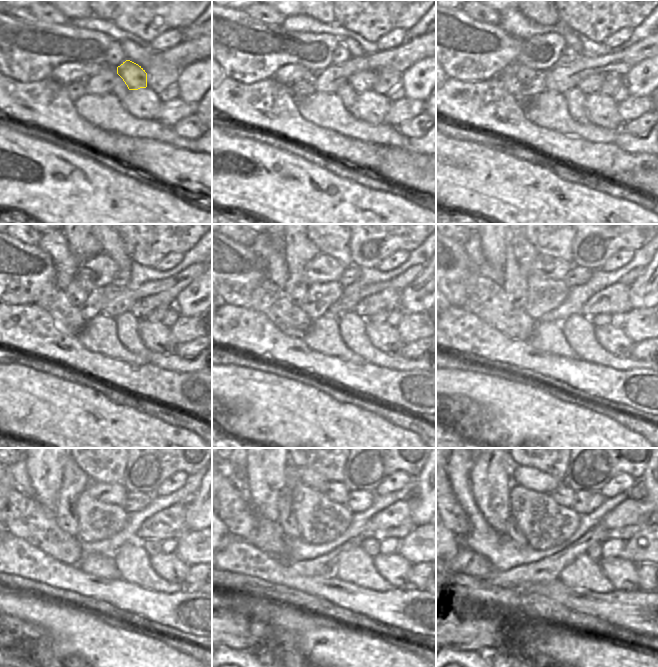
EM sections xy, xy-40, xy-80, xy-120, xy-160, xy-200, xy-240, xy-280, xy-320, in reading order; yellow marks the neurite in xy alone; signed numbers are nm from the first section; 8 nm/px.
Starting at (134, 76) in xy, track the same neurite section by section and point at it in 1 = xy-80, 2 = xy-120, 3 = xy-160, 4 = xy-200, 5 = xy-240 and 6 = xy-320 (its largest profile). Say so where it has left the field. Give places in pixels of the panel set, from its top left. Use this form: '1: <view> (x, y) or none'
1: xy-80 (592, 83)
2: xy-120 (143, 307)
3: xy-160 (389, 299)
4: xy-200 (615, 298)
5: xy-240 (169, 523)
6: xy-320 (627, 518)

